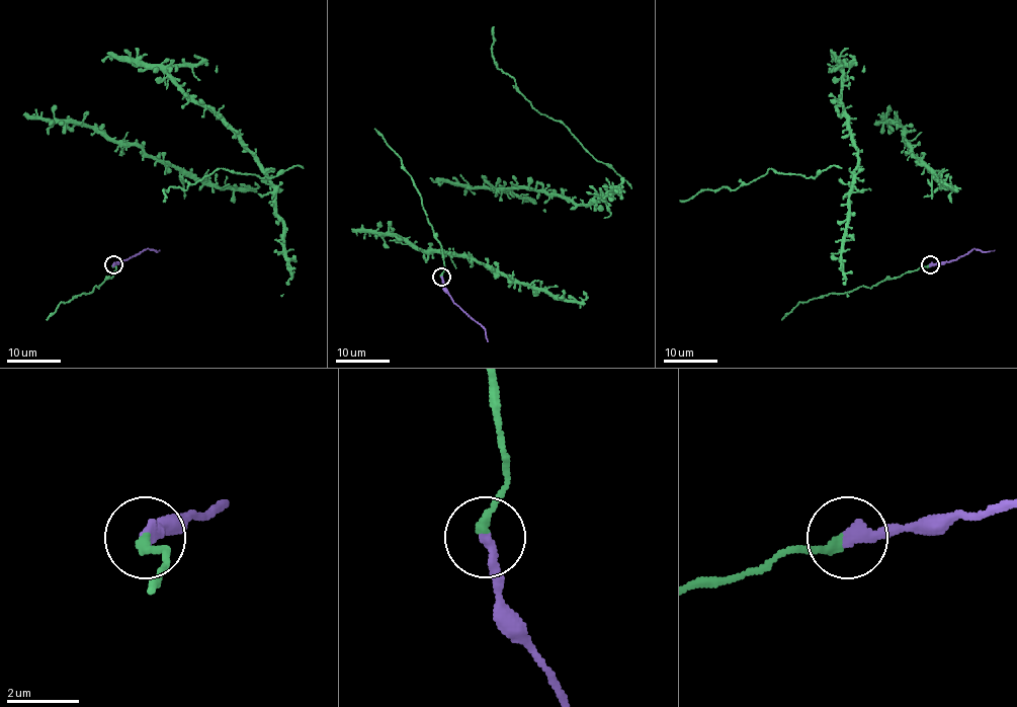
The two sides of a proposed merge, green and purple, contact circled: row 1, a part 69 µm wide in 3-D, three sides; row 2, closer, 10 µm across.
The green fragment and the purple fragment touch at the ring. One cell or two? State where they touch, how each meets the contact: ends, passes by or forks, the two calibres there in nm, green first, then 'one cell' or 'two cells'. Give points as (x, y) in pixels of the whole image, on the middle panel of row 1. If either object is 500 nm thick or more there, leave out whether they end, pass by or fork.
at (441, 277); green ends there; purple ends there; 260 nm thick on the green side, 340 nm on the other; one cell

